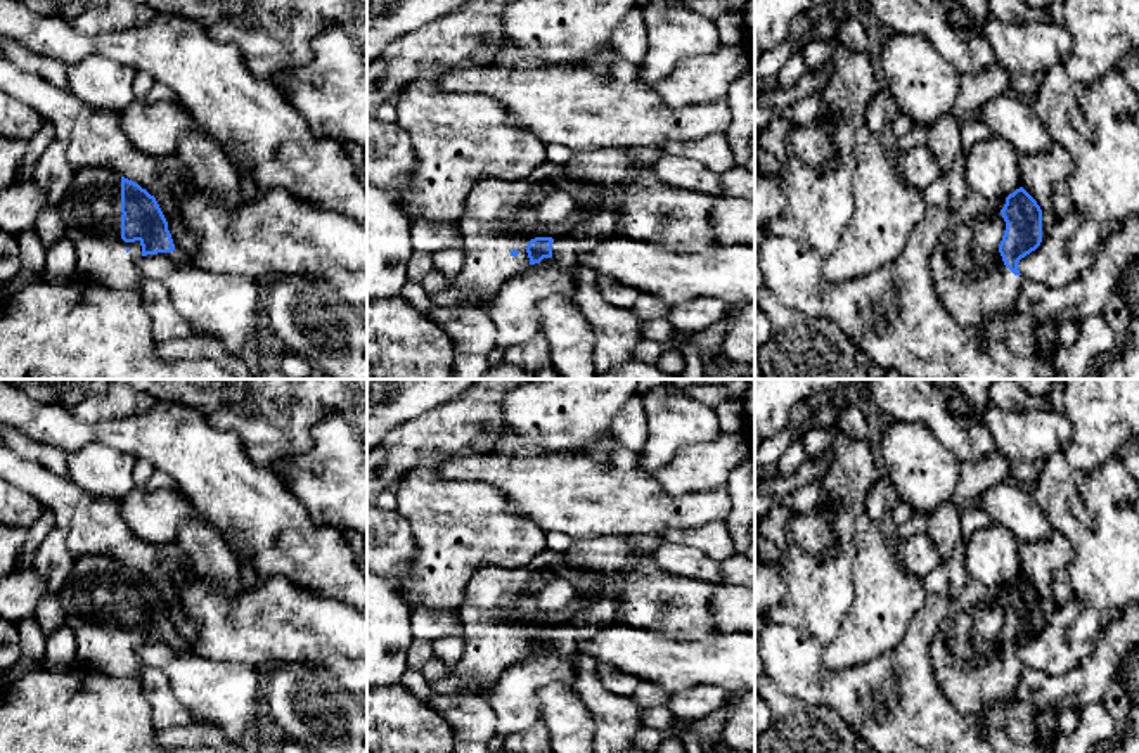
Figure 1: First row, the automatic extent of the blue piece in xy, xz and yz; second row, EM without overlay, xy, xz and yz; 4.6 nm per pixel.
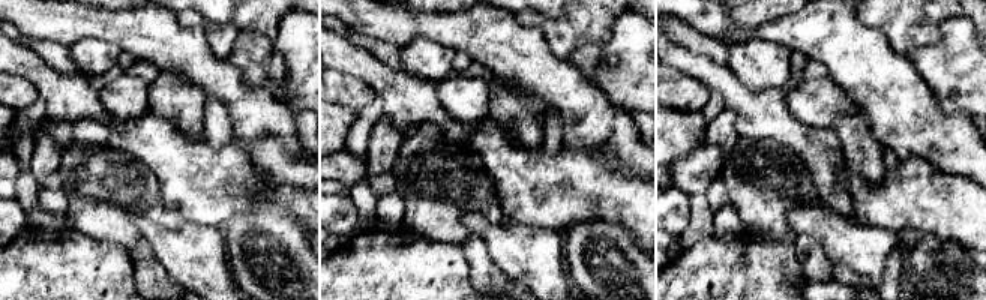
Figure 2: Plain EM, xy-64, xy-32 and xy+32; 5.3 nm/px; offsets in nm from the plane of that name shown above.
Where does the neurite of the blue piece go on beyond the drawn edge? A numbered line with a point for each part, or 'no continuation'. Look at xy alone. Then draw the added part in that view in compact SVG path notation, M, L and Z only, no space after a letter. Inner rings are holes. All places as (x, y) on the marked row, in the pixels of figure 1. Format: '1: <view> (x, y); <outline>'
1: xy (90, 210); M80 168L57 206L64 237L74 246L78 275L111 289L140 291L140 241L121 239L121 175L104 168Z

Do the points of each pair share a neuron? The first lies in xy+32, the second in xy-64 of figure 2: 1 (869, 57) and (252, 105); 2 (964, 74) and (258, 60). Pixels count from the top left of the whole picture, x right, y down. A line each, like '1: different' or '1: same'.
1: same
2: different

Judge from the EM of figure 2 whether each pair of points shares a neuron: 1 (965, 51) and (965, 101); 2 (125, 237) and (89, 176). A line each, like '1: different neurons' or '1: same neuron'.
1: same neuron
2: same neuron

